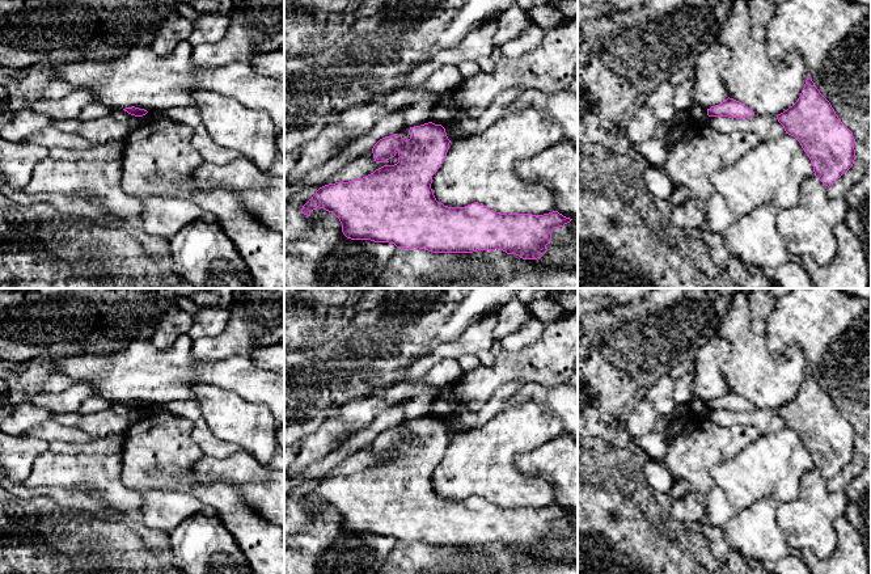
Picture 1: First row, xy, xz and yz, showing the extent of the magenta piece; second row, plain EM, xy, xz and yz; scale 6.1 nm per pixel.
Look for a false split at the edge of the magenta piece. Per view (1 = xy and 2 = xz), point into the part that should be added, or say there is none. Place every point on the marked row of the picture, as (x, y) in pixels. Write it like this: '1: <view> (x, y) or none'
1: none
2: none

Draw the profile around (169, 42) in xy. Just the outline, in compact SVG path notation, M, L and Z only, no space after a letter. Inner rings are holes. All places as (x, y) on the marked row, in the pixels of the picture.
M172 16L162 21L157 38L152 46L153 51L161 56L168 56L178 43L187 41L193 33L193 21L181 16Z

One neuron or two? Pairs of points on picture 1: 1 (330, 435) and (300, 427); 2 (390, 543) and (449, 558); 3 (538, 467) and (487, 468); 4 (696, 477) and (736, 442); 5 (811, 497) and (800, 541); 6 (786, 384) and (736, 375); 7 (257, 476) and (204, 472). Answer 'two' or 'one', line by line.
1: two
2: two
3: two
4: one
5: one
6: one
7: one

